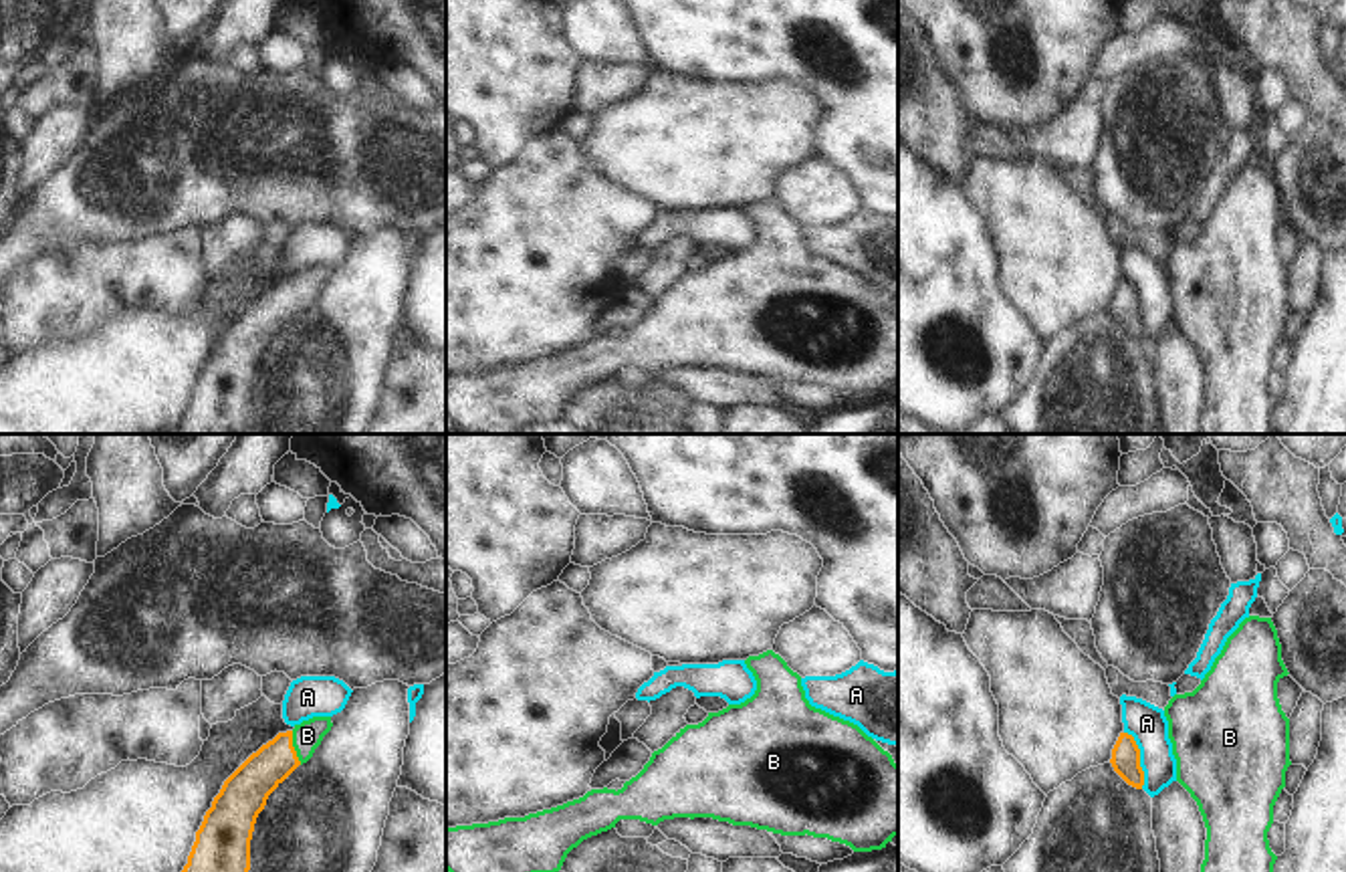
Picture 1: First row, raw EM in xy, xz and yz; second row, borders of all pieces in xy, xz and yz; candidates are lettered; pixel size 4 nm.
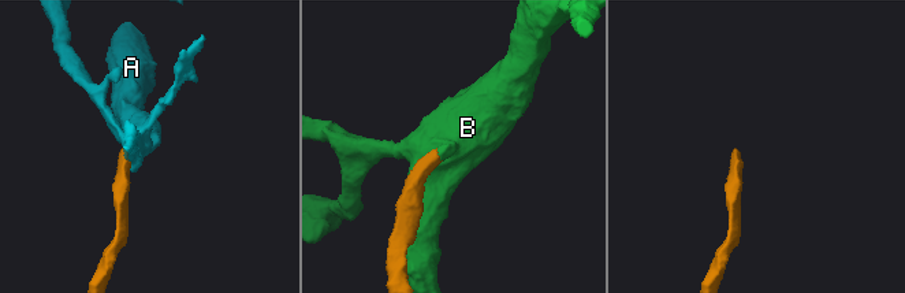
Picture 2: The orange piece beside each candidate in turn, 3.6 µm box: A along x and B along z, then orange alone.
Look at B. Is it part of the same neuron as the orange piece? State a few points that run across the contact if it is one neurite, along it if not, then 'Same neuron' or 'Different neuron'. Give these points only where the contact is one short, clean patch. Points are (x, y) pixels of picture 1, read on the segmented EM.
Line: xy (247, 790), (293, 747), (307, 735). Same neuron.

